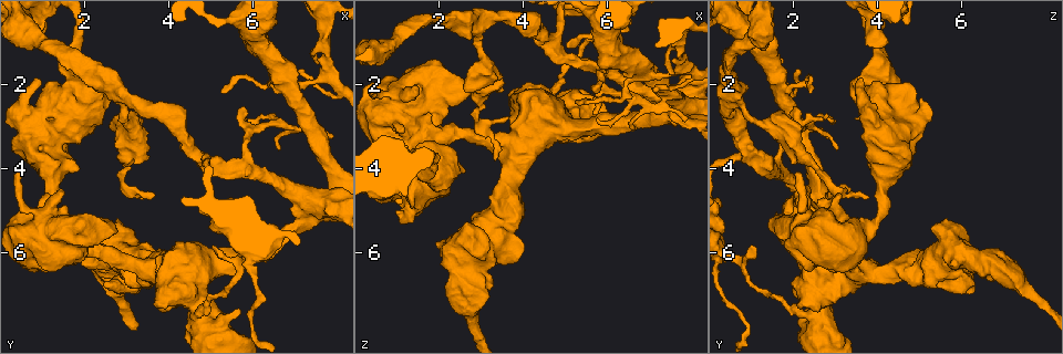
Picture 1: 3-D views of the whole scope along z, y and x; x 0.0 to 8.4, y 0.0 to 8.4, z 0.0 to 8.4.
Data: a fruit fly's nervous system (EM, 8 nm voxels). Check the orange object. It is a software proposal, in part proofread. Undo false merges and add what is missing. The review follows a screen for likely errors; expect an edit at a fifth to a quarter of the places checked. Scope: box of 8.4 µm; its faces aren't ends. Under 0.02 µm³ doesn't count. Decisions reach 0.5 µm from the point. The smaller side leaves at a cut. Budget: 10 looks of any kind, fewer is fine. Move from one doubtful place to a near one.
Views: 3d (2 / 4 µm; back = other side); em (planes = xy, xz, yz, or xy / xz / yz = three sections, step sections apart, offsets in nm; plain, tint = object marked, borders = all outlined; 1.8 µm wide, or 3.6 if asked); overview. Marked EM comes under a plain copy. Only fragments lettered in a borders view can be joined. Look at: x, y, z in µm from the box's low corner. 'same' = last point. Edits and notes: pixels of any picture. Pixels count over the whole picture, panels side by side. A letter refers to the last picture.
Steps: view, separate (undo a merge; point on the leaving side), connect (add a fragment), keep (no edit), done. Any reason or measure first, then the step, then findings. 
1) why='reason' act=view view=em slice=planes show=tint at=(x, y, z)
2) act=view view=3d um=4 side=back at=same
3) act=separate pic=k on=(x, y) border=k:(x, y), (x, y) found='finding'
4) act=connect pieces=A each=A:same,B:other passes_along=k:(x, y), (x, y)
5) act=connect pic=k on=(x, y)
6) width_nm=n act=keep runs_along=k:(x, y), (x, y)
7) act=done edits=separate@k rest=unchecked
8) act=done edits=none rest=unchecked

why='branch stops here' act=view view=3d um=2 at=(1.05, 2.35, 5.05)

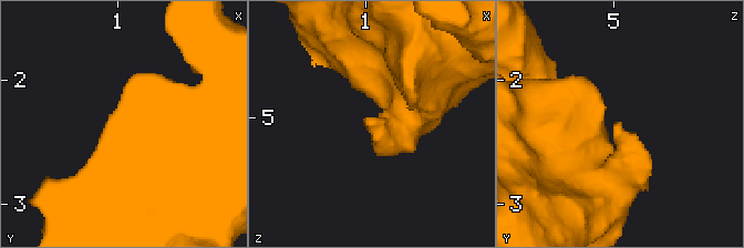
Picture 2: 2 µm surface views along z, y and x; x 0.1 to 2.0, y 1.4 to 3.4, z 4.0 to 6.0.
act=view view=em slice=yz step=16 show=tint at=(1.04, 2.34, 5.06)

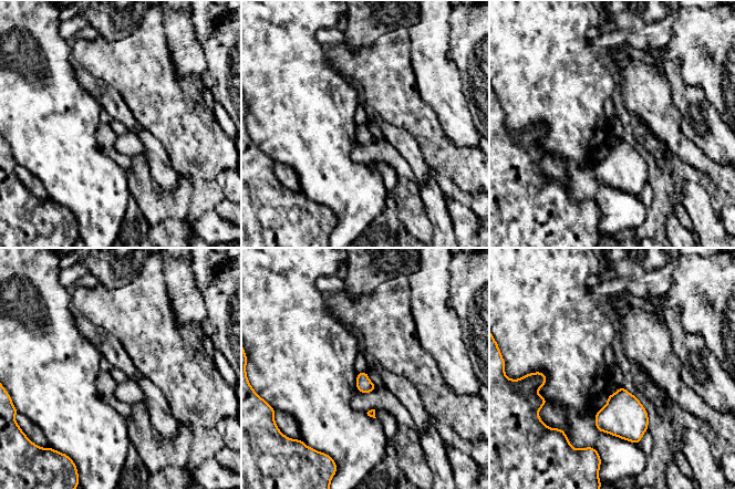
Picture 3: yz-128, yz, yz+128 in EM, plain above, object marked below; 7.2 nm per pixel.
why='cut it another way' act=view view=em slice=planes show=borders at=same

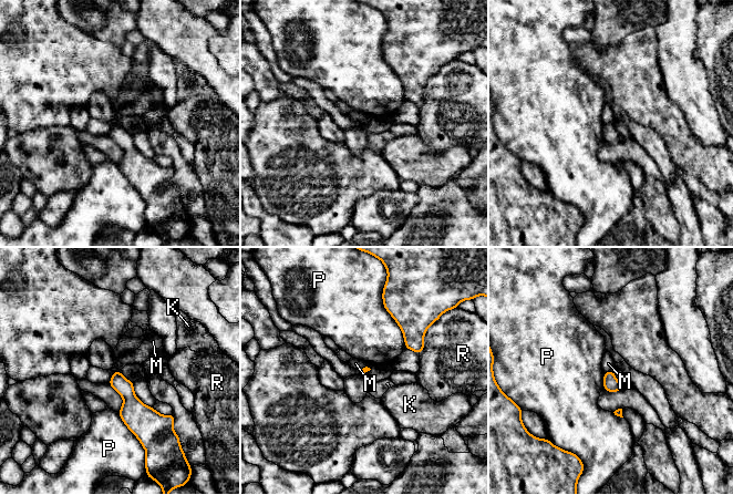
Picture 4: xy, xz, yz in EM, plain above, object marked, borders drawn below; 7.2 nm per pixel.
longest_contact=P:420nm act=keep each=K:other,M:other,P:other,R:other found='no lettered fragment goes on from it'

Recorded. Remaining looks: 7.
why='sudden change in width' act=view view=3d um=4 at=(1.30, 5.20, 2.25)

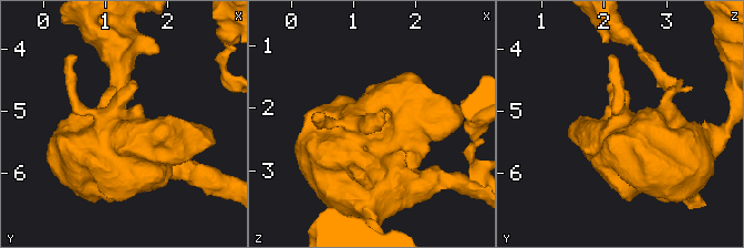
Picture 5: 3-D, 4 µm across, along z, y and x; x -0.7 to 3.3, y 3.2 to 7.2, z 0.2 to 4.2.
why='shape alone is not enough' act=view view=em um=3.6 slice=xy step=8 show=tint at=(1.25, 5.15, 2.25)

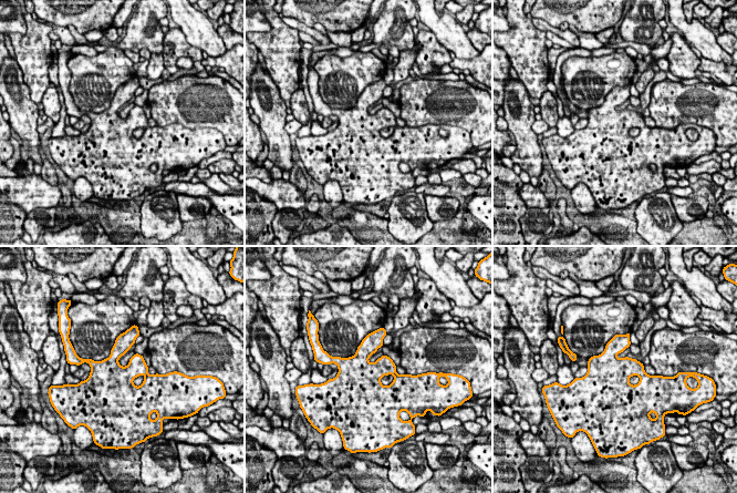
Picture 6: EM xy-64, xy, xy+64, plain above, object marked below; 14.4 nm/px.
why='cut it another way' act=view view=em um=3.6 slice=yz step=4 show=borders at=same

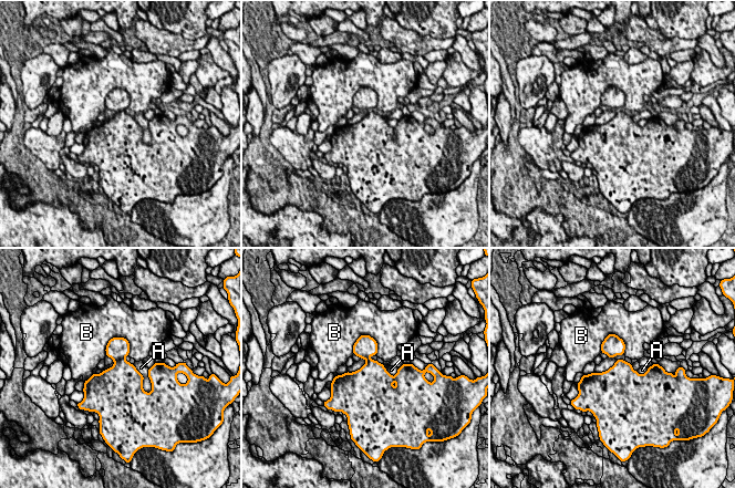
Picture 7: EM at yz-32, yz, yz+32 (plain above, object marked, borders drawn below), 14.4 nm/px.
act=keep each=A:other,B:other border=7:(132, 364), (149, 393) found='continuous, no second cell'

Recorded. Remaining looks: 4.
why='thick turns thin' act=view view=em um=3.6 slice=planes show=borders at=(3.95, 7.10, 2.40)

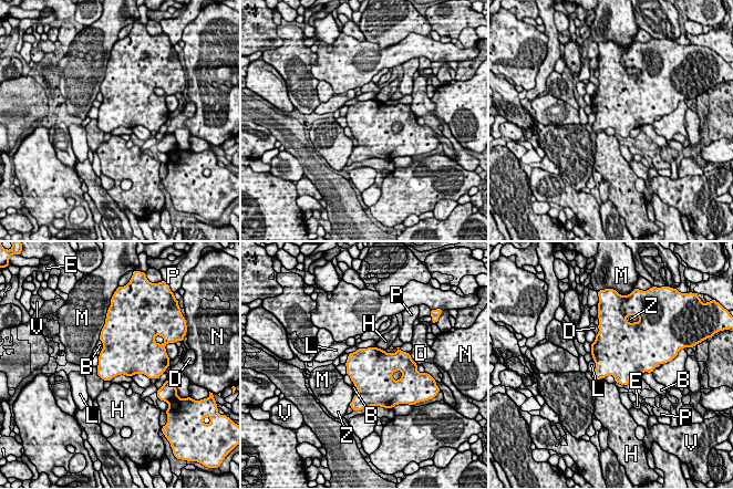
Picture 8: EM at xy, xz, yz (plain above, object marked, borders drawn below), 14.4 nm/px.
act=keep each=B:other,D:other,E:other,H:other,L:other,M:other,N:other,P:other,V:other,Z:other border=8:(374, 346), (384, 351) found='continuous, no second cell'

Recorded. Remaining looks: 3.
why='tapers out' act=view view=em slice=planes show=tint at=(5.05, 5.80, 1.00)

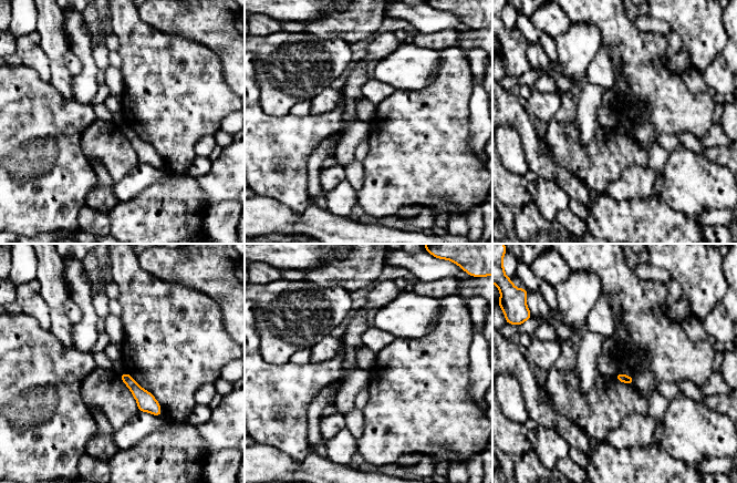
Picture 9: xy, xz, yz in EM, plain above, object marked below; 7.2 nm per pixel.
why='see the neighbours' act=view view=em slice=planes show=borders at=same

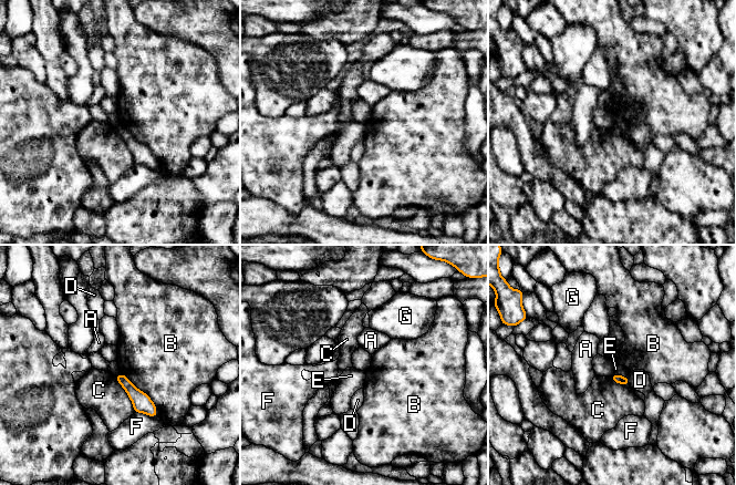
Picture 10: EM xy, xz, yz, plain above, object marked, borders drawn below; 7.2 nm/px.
act=keep each=A:other,B:other,C:other,D:other,E:other,F:other,G:other runs_along=10:(118, 378), (154, 413) found='none of them fits'

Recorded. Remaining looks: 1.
act=done edits=none rest=unchecked

